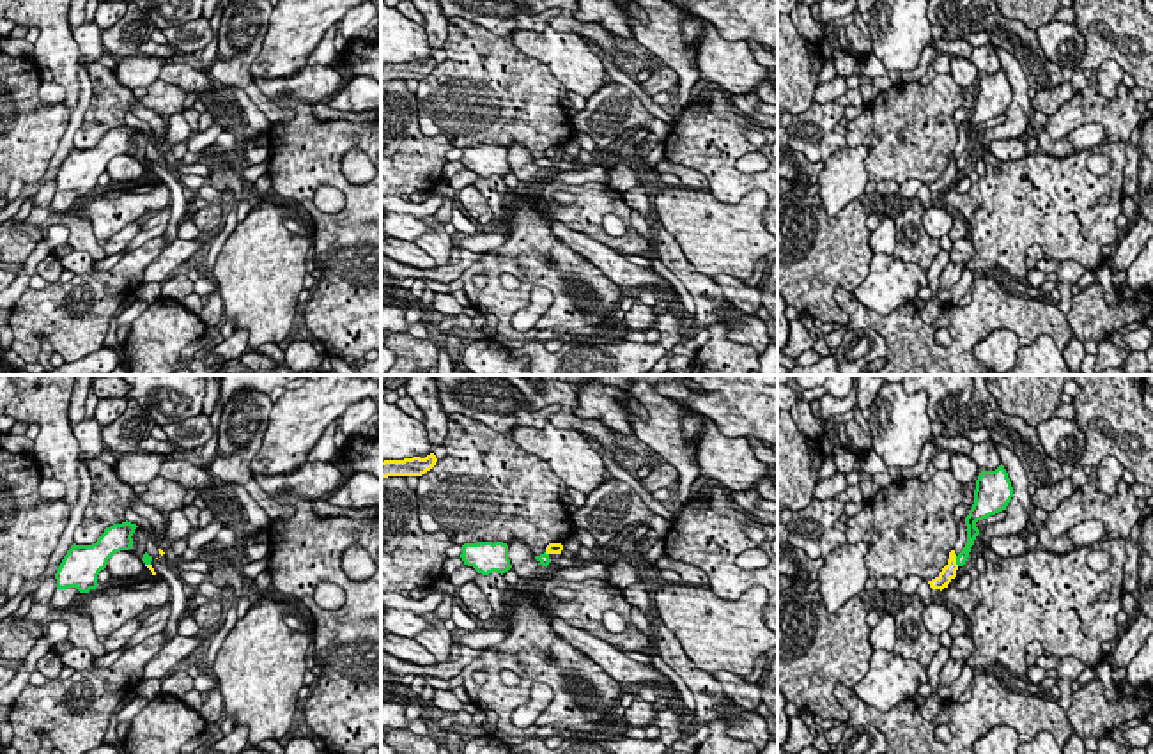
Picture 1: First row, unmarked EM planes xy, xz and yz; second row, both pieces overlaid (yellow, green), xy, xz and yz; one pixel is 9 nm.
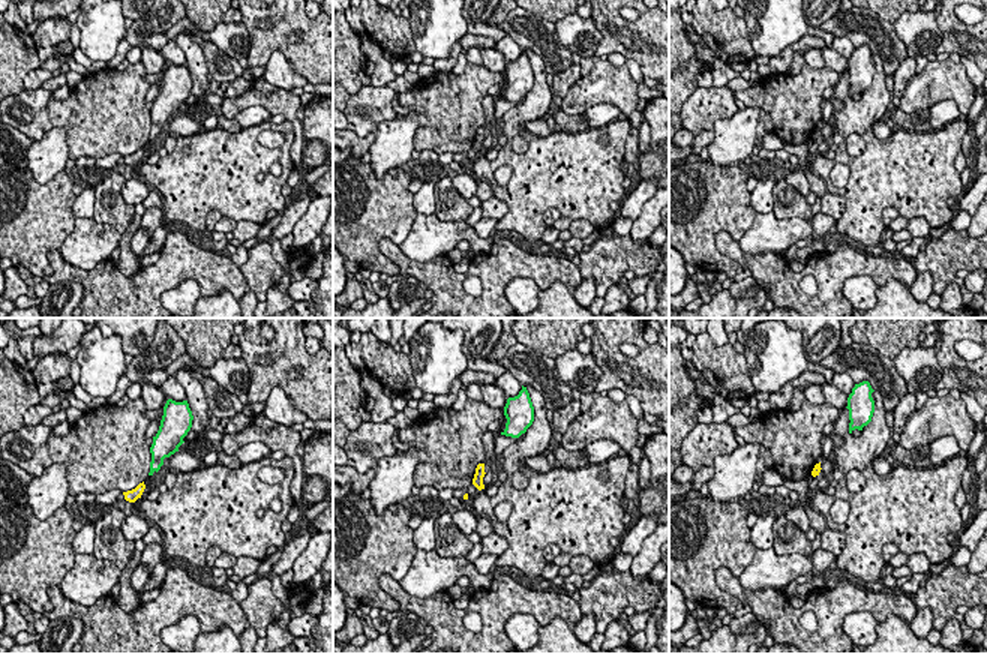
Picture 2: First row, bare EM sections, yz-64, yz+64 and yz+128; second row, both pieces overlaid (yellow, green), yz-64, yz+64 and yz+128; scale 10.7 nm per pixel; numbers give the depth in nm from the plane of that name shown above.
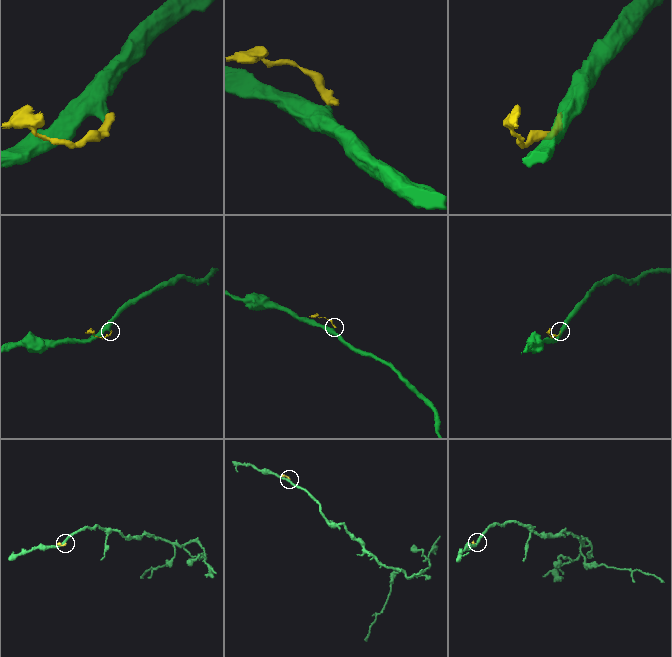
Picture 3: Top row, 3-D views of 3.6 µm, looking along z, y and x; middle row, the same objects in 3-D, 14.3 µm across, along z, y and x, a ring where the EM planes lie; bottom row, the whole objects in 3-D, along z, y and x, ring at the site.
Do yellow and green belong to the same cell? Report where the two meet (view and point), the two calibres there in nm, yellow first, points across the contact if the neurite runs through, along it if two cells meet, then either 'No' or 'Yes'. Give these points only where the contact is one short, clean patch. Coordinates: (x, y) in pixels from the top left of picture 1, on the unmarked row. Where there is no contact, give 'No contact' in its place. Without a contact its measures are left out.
Touches yellow at yz (955, 165). Thickness 130 nm (yellow) against 100 nm. Boundary: yz (955, 160), (959, 169). No

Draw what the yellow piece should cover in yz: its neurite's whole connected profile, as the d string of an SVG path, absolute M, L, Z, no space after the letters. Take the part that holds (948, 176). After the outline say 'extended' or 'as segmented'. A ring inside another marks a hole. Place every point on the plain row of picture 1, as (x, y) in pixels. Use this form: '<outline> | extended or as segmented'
M951 154L948 168L942 172L942 175L935 182L928 184L930 191L942 195L956 181L956 173L958 173L956 158L955 154Z | as segmented

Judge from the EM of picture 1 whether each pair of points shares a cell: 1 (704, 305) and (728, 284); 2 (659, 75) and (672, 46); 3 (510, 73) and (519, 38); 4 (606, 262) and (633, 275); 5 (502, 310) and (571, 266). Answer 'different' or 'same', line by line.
1: different
2: different
3: different
4: same
5: same

